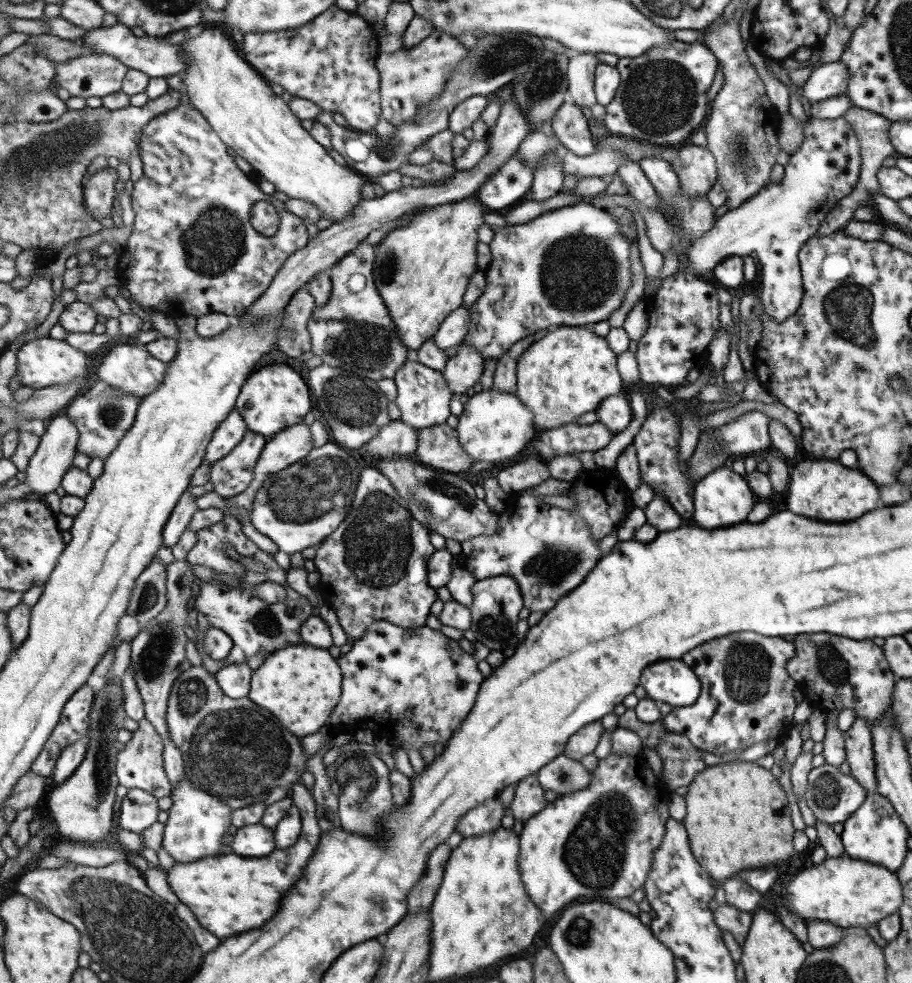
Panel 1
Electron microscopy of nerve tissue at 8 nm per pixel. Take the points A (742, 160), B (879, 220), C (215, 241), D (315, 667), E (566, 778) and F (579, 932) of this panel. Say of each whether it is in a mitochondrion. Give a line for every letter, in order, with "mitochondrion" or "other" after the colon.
A: mitochondrion
B: other
C: mitochondrion
D: other
E: mitochondrion
F: mitochondrion

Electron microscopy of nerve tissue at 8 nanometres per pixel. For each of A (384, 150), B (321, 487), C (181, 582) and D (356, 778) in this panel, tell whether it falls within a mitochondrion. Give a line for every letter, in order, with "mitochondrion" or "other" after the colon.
A: mitochondrion
B: mitochondrion
C: mitochondrion
D: mitochondrion

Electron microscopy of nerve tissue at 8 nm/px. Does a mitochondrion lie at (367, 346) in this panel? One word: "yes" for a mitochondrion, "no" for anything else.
yes

